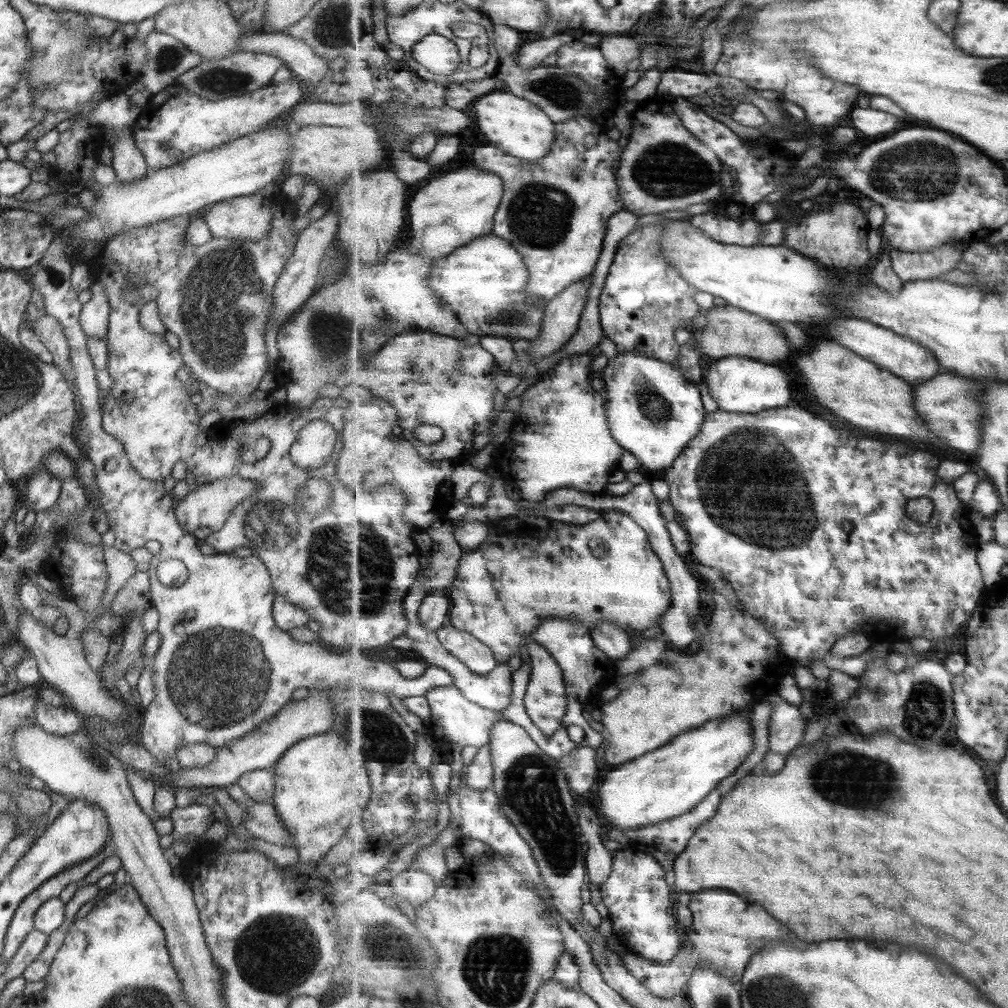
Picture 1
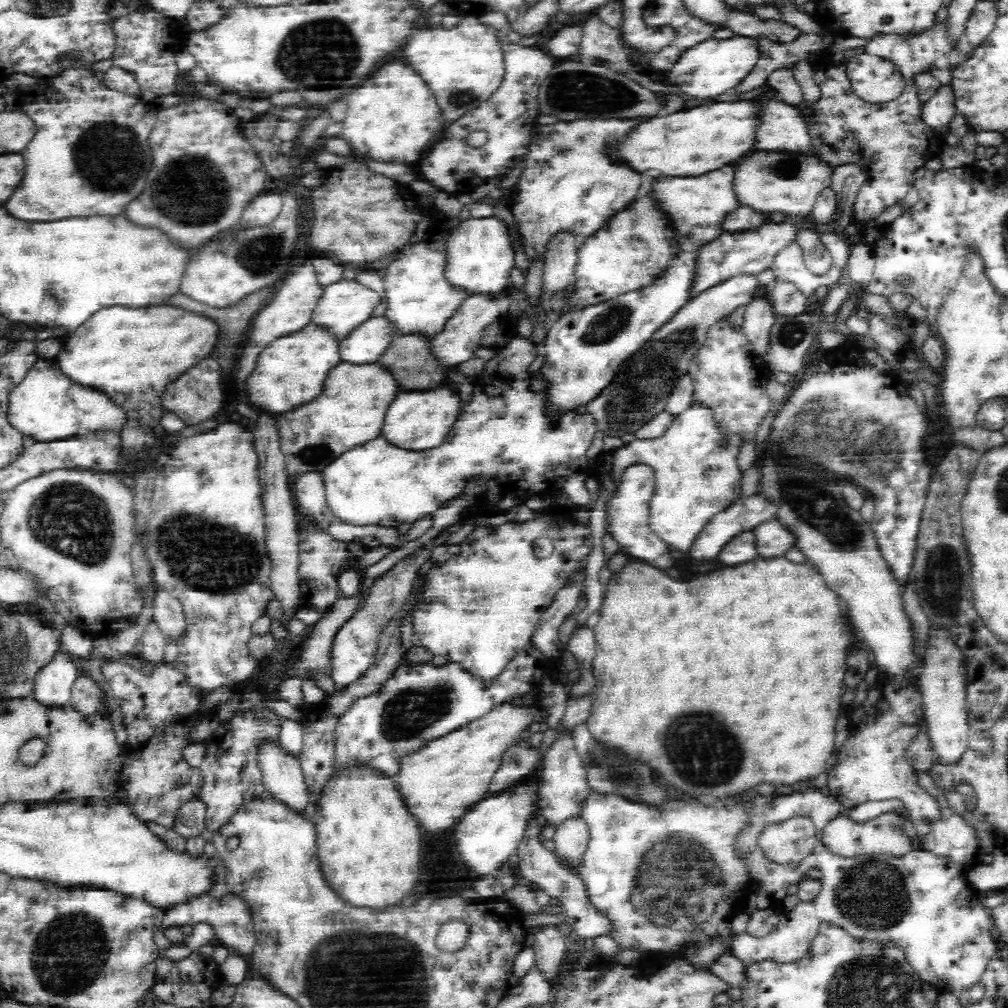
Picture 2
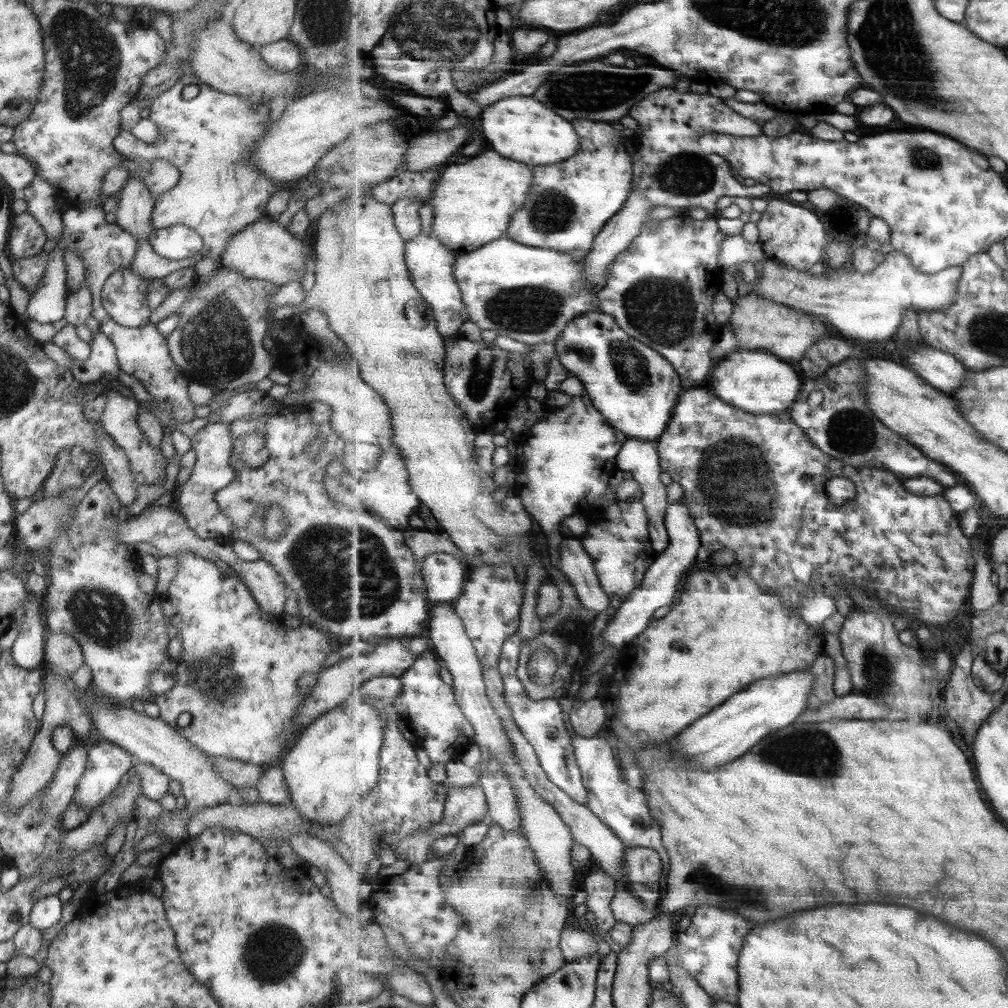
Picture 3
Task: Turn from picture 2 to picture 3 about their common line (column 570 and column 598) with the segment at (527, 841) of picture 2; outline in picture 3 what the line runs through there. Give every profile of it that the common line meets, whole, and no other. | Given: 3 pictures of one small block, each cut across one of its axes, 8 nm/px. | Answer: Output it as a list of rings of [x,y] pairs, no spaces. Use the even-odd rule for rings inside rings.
[[[604,870],[595,871],[584,881],[586,906],[594,915],[595,923],[602,932],[611,932],[617,924],[612,902],[617,894],[616,880]]]

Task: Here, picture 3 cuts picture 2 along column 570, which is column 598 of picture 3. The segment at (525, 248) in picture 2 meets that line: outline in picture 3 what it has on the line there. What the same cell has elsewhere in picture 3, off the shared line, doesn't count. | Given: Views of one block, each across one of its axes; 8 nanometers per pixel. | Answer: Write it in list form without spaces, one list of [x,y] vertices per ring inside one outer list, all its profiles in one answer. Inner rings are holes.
[[[575,120],[573,124],[575,124],[575,128],[577,128],[579,136],[583,136],[583,146],[579,147],[579,150],[583,150],[583,152],[579,152],[579,156],[575,156],[575,158],[571,157],[571,160],[565,160],[551,166],[547,165],[535,168],[535,188],[532,186],[532,191],[525,203],[525,208],[521,208],[519,213],[515,213],[515,215],[513,215],[513,219],[511,219],[510,232],[508,232],[508,234],[511,240],[519,241],[521,244],[531,245],[533,248],[552,248],[556,251],[571,253],[572,255],[583,259],[592,251],[597,235],[601,234],[601,231],[606,227],[606,225],[623,210],[623,205],[628,201],[629,195],[635,188],[634,158],[628,154],[627,148],[625,147],[626,134],[623,133],[623,130],[619,131],[613,128],[611,123],[593,120]]]

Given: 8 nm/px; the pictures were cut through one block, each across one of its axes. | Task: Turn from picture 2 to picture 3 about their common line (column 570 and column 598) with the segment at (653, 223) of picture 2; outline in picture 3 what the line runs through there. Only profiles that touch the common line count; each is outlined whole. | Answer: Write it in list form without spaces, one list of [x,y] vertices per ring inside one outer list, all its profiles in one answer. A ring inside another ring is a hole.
[[[503,237],[475,252],[463,254],[455,263],[454,275],[462,290],[463,302],[470,312],[471,322],[480,329],[497,332],[498,336],[508,336],[519,342],[535,345],[556,341],[571,320],[586,312],[598,310],[600,296],[584,281],[586,257],[582,259],[552,248],[533,248],[509,238]]]

